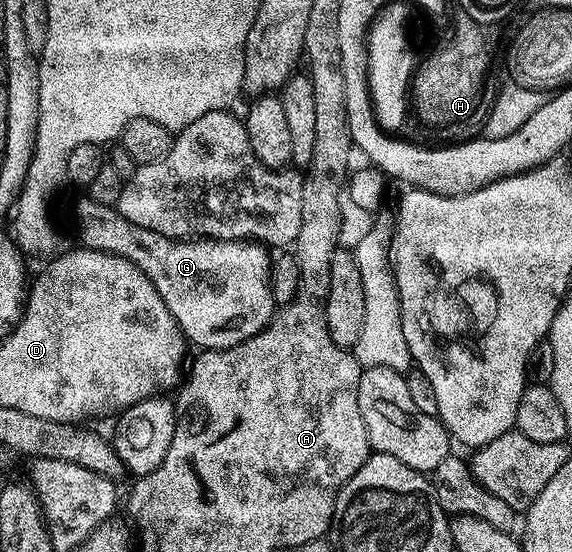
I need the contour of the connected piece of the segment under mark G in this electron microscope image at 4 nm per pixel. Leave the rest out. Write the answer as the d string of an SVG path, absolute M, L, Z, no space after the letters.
M83 199L75 207L78 216L78 237L87 249L102 249L106 253L115 253L118 257L127 257L145 271L150 281L164 299L168 311L181 327L182 334L191 346L199 345L199 350L227 349L233 345L252 339L261 329L265 329L274 318L276 302L274 292L270 289L270 272L272 257L269 257L267 246L253 240L215 241L213 239L175 239L165 237L156 231L136 227L128 223L113 205L96 203Z

